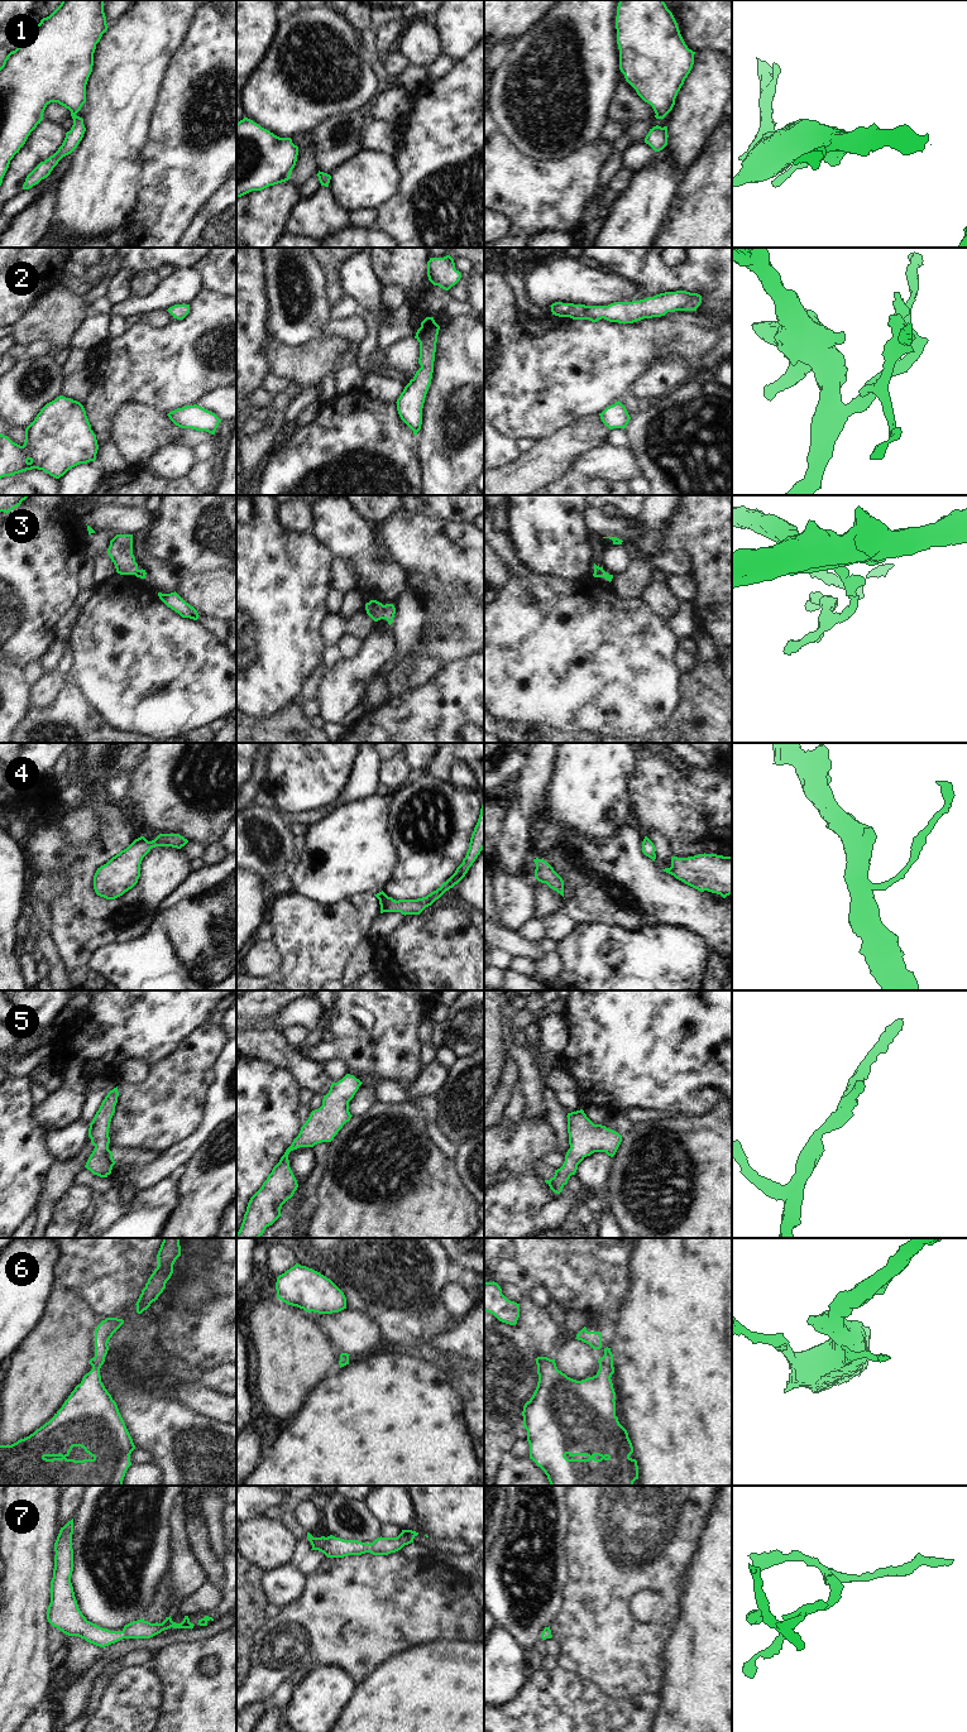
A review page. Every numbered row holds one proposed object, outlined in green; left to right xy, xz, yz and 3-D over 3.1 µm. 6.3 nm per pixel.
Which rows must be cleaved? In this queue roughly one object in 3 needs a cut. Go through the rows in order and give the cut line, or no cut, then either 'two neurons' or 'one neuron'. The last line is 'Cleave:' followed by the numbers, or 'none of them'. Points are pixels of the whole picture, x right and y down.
1: no cut | one neuron
2: no cut | one neuron
3: no cut | one neuron
4: no cut | one neuron
5: no cut | one neuron
6: no cut | one neuron
7: no cut | one neuron
Cleave: none of them

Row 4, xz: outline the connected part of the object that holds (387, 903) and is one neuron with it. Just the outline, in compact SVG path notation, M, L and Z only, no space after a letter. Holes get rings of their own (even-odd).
M484 802L480 809L480 815L470 838L469 849L463 863L456 868L455 873L441 884L440 888L431 892L426 897L417 899L393 899L383 891L374 894L379 899L380 913L401 912L402 915L420 915L426 907L431 906L446 891L458 884L468 873L480 851L484 849Z

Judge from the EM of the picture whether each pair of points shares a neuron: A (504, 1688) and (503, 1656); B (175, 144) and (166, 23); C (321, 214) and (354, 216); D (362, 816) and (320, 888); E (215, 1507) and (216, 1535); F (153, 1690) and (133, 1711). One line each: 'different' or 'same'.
A: same
B: different
C: different
D: same
E: same
F: same

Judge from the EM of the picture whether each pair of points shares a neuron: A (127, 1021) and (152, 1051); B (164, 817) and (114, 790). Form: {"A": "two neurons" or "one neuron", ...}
{"A": "one neuron", "B": "two neurons"}

